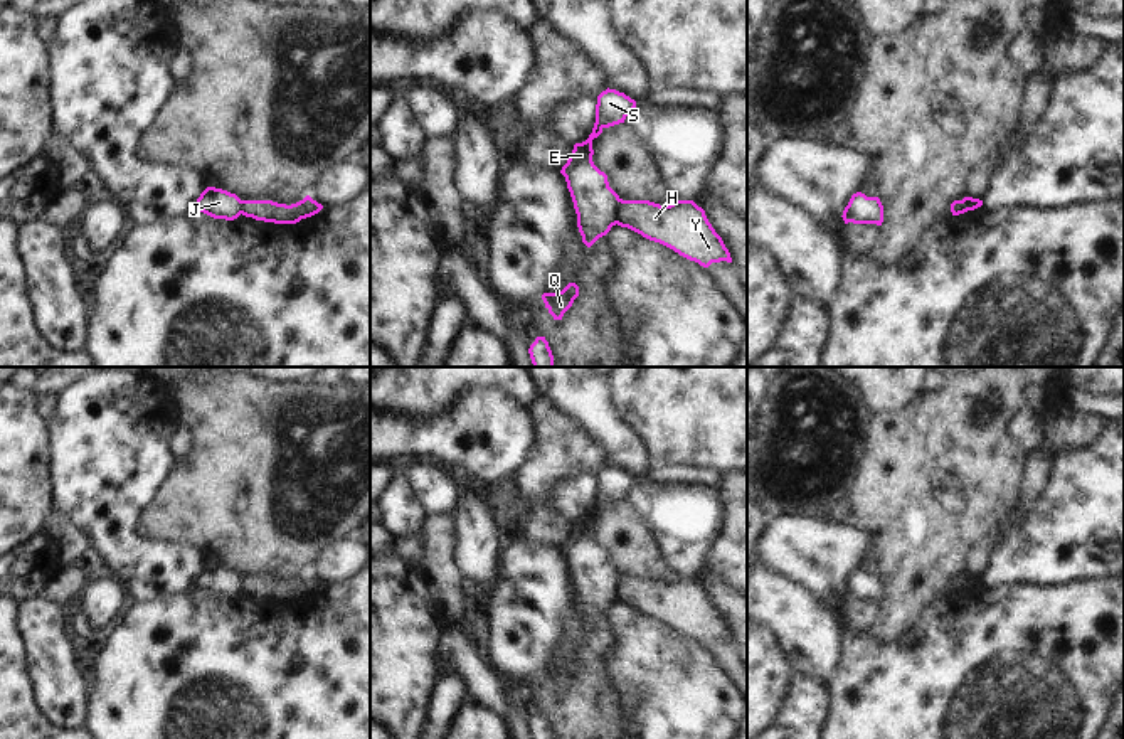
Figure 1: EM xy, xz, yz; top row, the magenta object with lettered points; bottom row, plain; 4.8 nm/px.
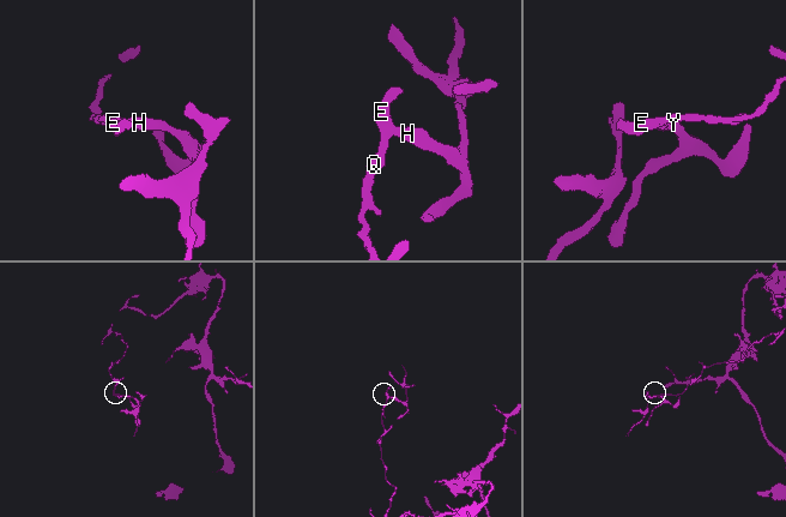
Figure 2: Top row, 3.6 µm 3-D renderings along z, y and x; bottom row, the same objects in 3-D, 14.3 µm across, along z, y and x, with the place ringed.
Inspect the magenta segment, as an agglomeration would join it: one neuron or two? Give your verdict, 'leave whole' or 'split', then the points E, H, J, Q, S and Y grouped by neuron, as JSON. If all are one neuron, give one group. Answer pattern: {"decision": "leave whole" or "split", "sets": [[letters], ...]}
{"decision": "split", "sets": [["E", "J", "Q", "S"], ["H", "Y"]]}

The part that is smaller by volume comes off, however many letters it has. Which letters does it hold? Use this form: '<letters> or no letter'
H, Y

